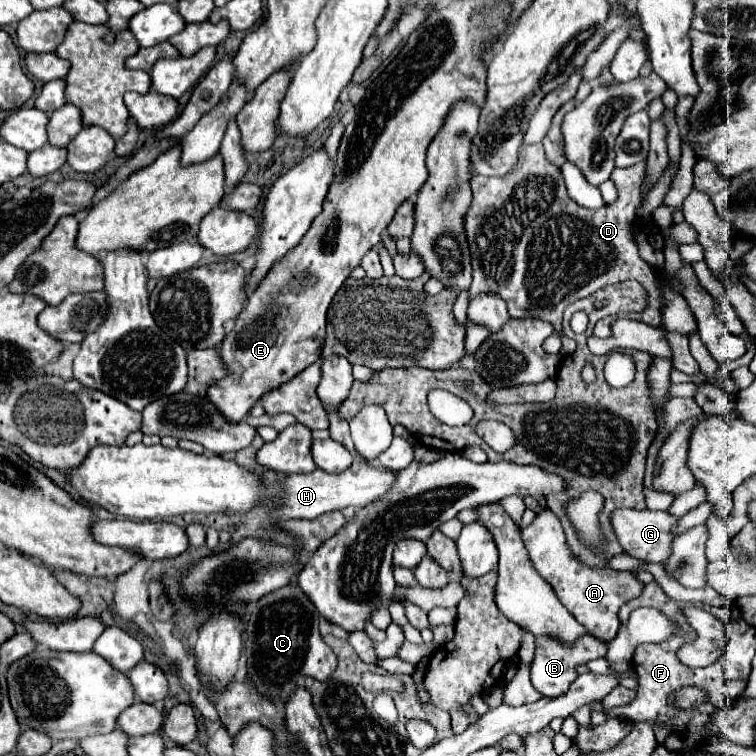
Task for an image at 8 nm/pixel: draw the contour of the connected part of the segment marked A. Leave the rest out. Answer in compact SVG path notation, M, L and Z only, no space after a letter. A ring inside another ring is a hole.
M549 508L539 512L537 518L527 528L521 530L521 538L529 552L533 568L553 588L559 602L569 610L569 614L573 614L573 618L599 640L605 640L605 642L613 640L613 636L617 634L621 626L617 618L619 608L627 600L637 598L643 590L643 584L635 580L635 574L617 572L617 570L611 570L609 566L587 566L581 560L577 560L567 548L565 532L559 518Z

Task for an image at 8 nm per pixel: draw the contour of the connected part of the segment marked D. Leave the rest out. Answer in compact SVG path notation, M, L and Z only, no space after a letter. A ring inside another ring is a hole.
M527 144L519 152L517 166L503 178L485 178L475 174L471 180L473 200L469 212L465 214L465 234L471 248L473 264L473 286L469 288L469 300L481 292L499 294L511 318L539 318L551 322L561 334L561 318L567 304L587 298L597 290L613 282L637 280L647 290L647 306L639 314L625 314L623 318L641 320L651 326L661 324L663 298L659 292L657 272L639 256L637 242L631 236L631 226L635 224L635 210L639 206L639 188L643 184L645 164L633 164L629 168L615 168L611 180L619 190L615 204L603 206L599 210L589 210L579 206L567 196L561 170L549 164L543 152L543 144Z

